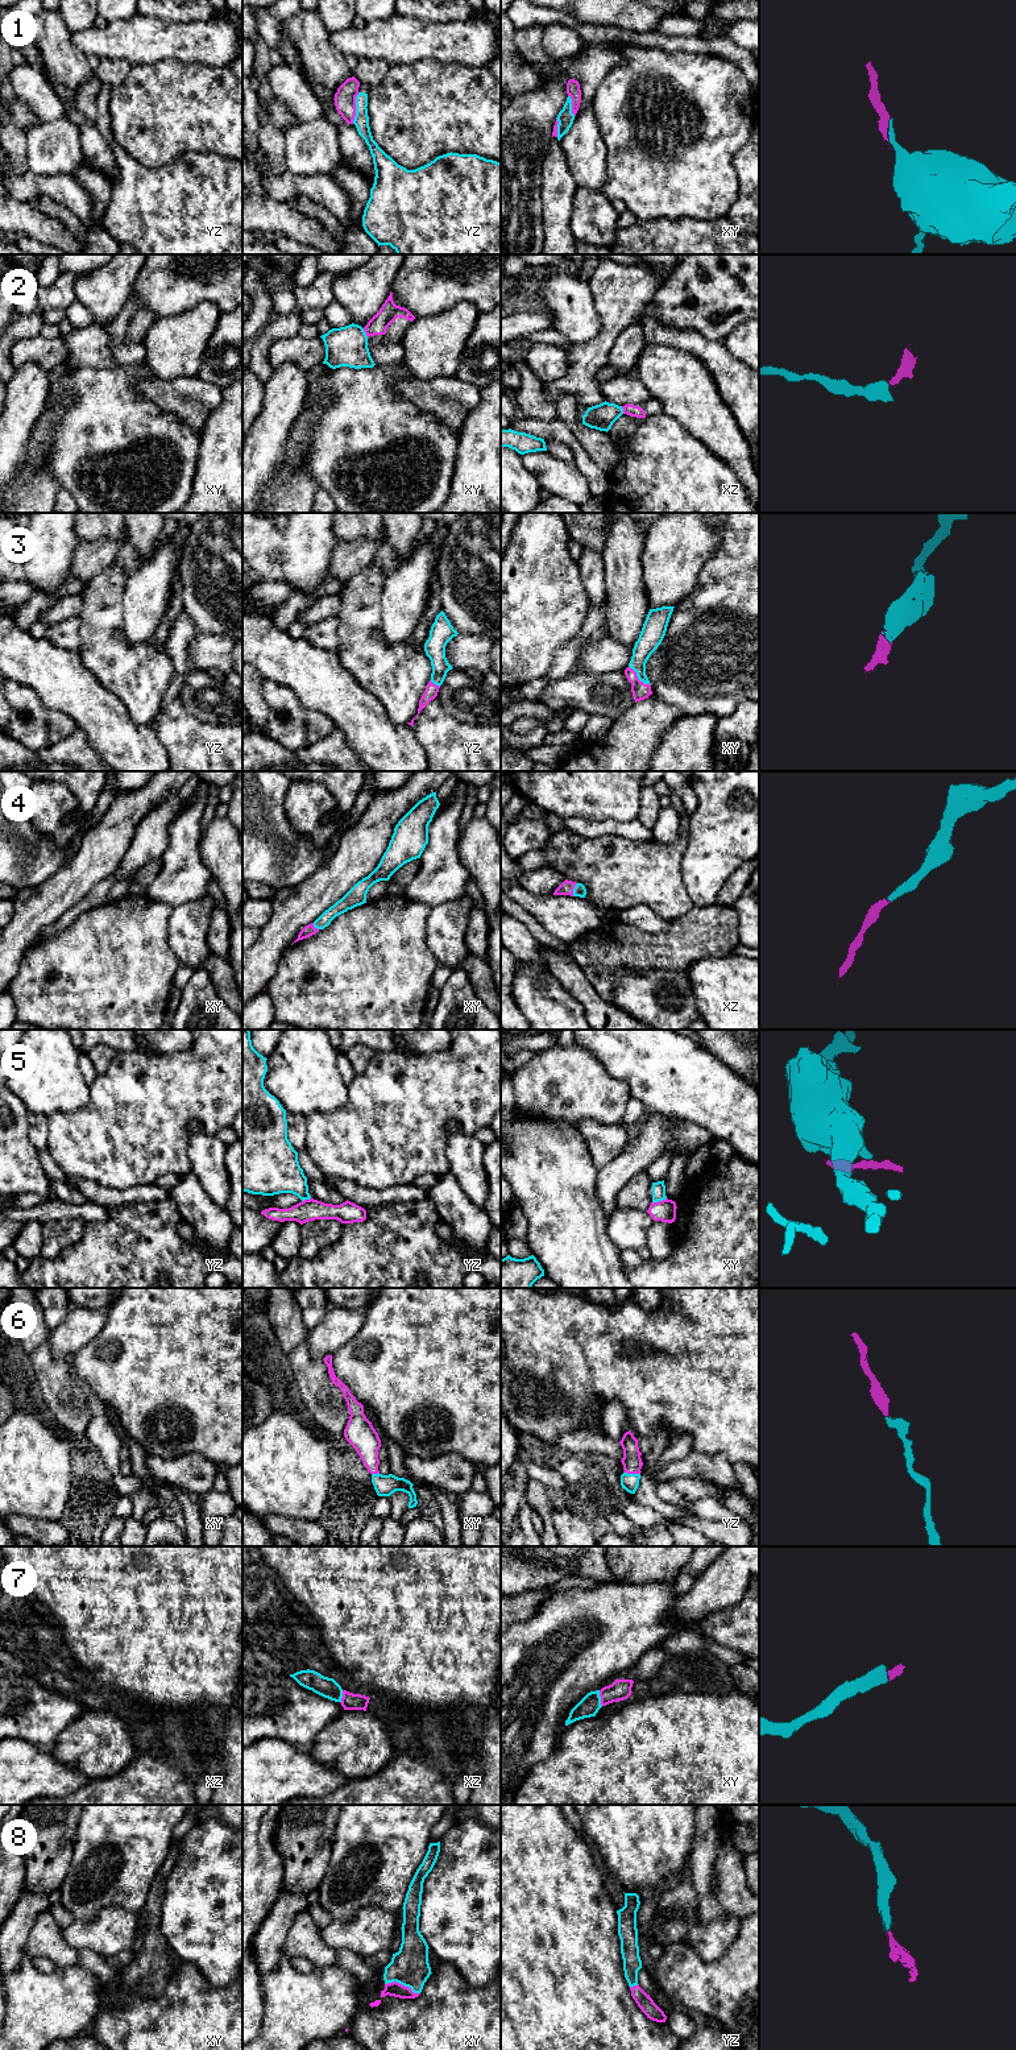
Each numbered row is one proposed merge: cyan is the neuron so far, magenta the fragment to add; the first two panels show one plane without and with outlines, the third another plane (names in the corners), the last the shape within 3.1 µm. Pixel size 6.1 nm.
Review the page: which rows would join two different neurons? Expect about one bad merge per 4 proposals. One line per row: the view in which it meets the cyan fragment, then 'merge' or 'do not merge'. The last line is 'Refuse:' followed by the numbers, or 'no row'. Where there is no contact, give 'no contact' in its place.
1: meets cyan in yz; do not merge
2: meets cyan in xy; do not merge
3: meets cyan in xy; merge
4: meets cyan in xz; merge
5: meets cyan in xy; do not merge
6: meets cyan in yz; merge
7: meets cyan in xy; merge
8: meets cyan in xy; merge
Refuse: 1, 2, 5

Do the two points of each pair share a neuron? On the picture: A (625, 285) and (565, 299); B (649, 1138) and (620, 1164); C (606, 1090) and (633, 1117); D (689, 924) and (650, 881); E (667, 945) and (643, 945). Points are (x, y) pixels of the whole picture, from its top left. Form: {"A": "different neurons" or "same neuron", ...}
{"A": "different neurons", "B": "same neuron", "C": "different neurons", "D": "different neurons", "E": "same neuron"}

